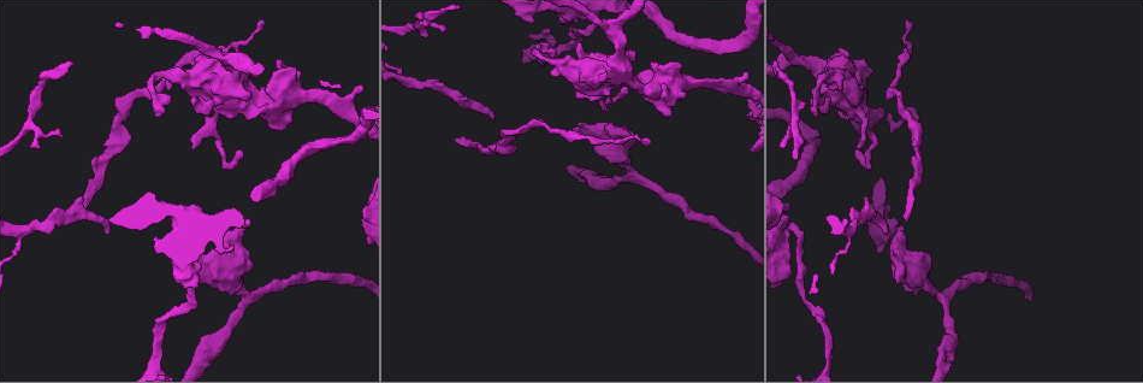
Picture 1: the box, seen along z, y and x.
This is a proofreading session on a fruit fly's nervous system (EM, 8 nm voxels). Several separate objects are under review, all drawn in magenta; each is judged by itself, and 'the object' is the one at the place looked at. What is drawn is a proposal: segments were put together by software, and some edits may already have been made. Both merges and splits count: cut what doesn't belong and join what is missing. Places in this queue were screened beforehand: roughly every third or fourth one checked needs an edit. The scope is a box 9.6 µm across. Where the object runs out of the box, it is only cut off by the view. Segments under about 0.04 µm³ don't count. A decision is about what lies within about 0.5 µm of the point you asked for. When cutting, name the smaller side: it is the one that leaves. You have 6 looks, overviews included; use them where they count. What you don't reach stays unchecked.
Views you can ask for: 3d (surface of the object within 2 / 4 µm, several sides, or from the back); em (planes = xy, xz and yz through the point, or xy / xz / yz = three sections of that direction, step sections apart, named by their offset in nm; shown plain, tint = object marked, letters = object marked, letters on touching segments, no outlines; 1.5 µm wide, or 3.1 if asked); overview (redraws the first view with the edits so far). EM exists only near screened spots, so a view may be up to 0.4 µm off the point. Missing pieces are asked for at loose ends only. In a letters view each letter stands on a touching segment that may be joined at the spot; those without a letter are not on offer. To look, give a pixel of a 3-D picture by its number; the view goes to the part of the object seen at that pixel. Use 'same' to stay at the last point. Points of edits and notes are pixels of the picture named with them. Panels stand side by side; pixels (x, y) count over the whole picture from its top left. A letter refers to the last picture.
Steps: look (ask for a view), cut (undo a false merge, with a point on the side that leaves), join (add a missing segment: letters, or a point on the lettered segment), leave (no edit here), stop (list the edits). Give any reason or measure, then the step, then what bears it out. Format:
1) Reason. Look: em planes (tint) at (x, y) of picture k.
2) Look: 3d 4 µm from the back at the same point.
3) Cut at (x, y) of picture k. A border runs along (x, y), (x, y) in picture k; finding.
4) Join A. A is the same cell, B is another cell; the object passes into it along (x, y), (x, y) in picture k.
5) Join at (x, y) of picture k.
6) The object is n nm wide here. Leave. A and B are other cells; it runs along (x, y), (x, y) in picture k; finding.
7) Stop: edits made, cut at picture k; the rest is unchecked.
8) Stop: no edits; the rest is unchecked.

Look: 3d 2 µm at (195, 102) of picture 1.

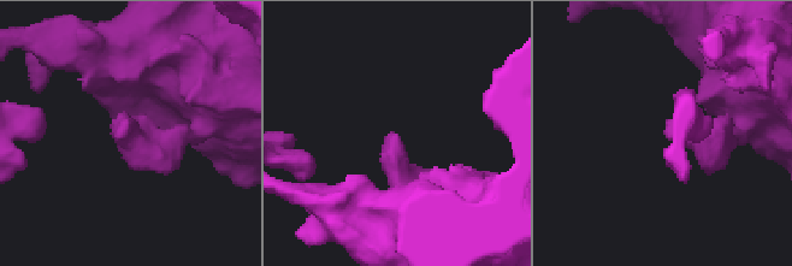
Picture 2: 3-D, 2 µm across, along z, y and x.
Need the tissue. Look: em xy step 8 (tint) at (124, 130) of picture 2.

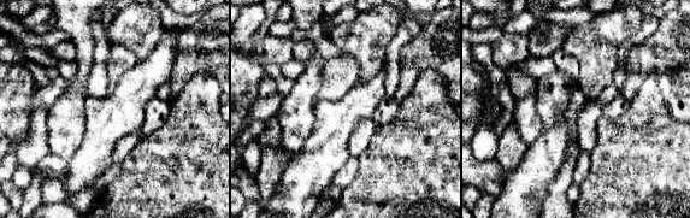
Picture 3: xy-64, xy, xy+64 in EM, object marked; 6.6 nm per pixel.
Look: em planes (letters) at the same point.

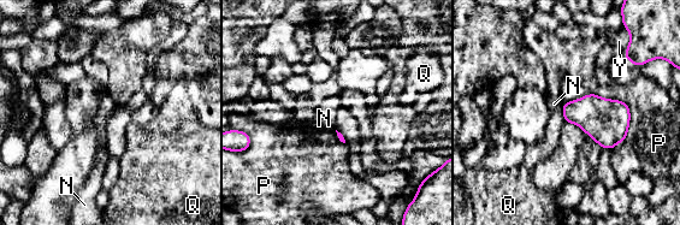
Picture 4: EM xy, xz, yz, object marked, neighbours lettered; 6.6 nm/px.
Leave. N, P, Q and Y are other cells; no lettered segment goes on from it.

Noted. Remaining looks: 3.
Long arm stops here. Look: em planes (letters) at (650, 144) of picture 1.

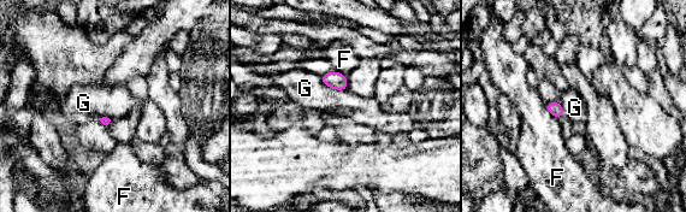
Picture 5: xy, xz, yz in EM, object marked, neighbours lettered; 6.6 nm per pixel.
Leave. F and G are other cells; a border runs along (319, 76), (326, 86), (347, 90) in picture 5; no lettered segment goes on from it.

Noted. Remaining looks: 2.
Branch stops here. Look: 3d 4 µm at (900, 230) of picture 1.

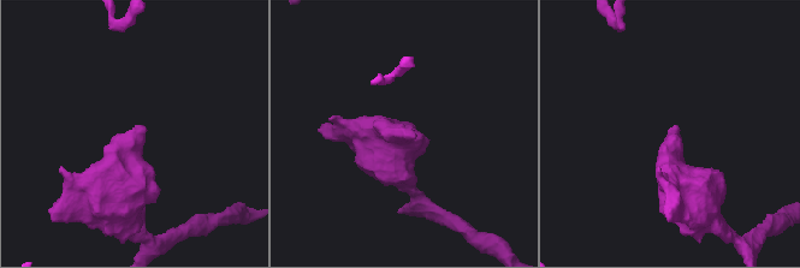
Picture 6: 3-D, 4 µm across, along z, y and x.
Look: em planes (letters) at (416, 135) of picture 6.

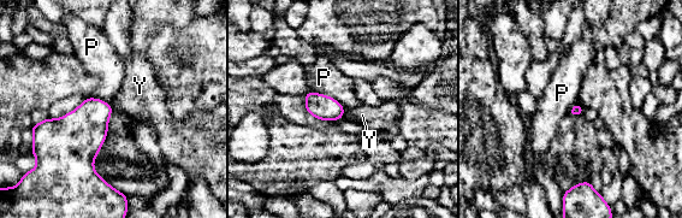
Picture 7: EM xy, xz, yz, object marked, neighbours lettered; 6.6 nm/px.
Leave. P and Y are other cells; a border runs along (309, 89), (330, 95), (344, 110) in picture 7; no lettered segment goes on from it.

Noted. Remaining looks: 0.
Stop: no edits; the rest is unchecked.

